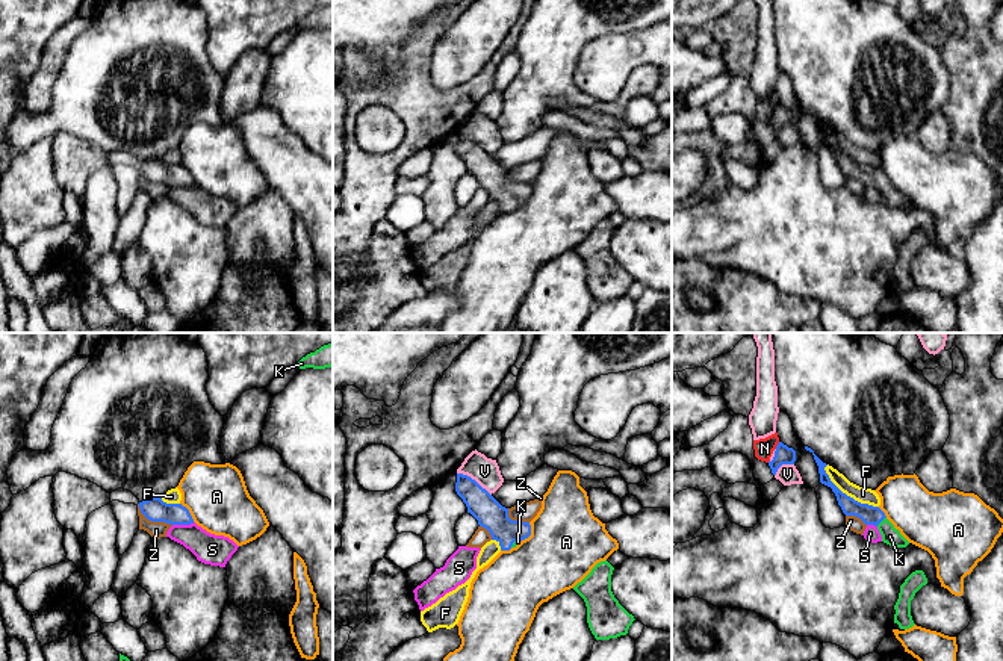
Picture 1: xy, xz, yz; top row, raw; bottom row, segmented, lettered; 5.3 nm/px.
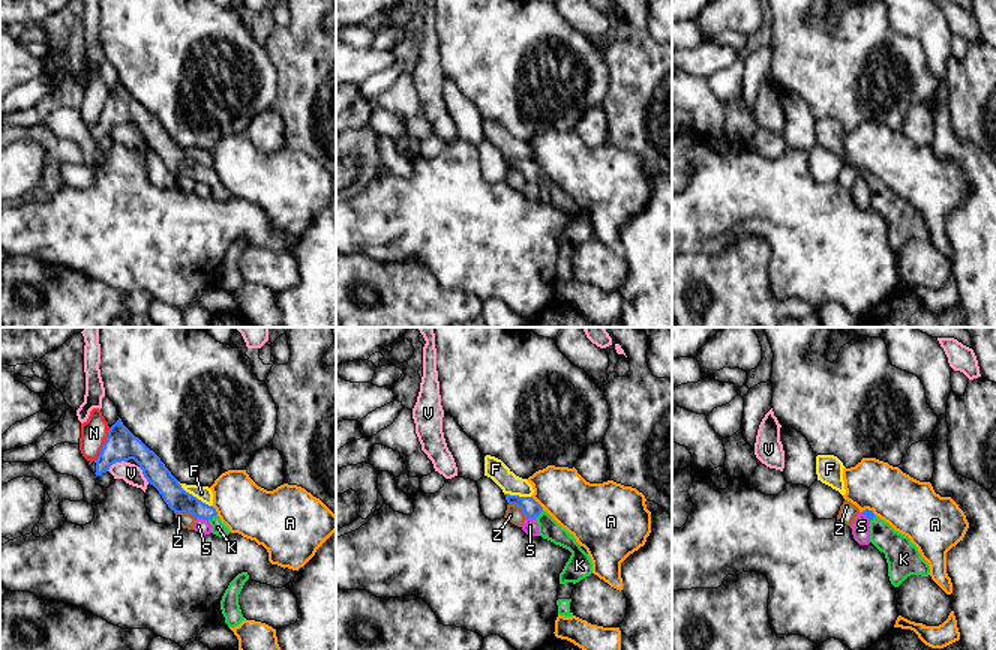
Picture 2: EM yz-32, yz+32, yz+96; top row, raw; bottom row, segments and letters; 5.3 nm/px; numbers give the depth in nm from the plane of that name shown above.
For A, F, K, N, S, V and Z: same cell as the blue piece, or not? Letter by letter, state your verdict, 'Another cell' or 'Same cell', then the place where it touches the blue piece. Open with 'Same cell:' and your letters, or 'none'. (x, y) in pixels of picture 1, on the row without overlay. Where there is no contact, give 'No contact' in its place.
Same cell: K
A: Another cell. Touches blue at xz (530, 194)
F: Another cell. Touches blue at yz (849, 158)
K: Same cell. Touches blue at yz (881, 182)
N: Another cell. Touches blue at yz (778, 106)
S: Another cell. Touches blue at xy (183, 185)
V: Another cell. Touches blue at xz (474, 141)
Z: Another cell. Touches blue at xy (153, 182)

